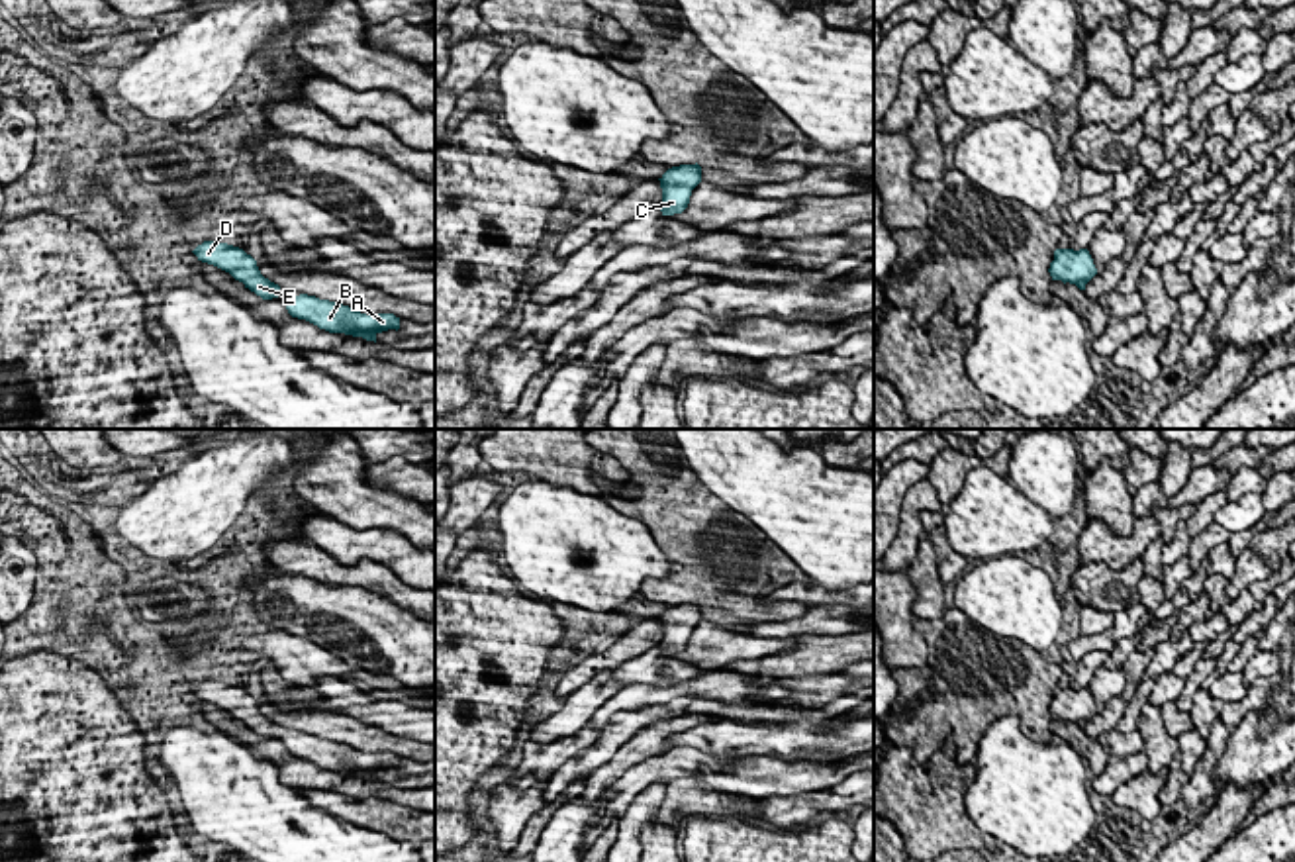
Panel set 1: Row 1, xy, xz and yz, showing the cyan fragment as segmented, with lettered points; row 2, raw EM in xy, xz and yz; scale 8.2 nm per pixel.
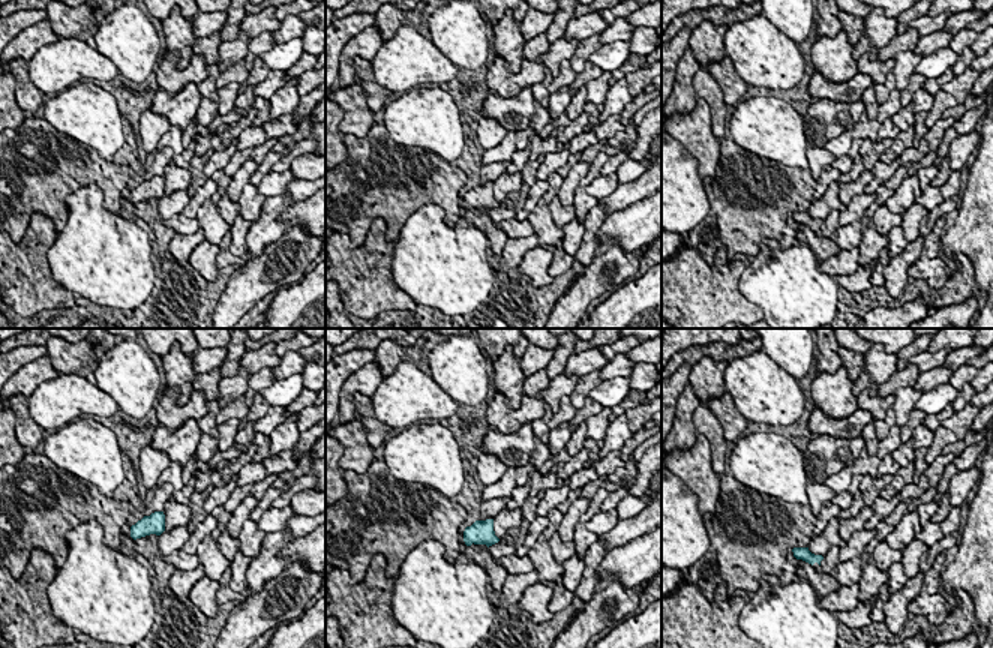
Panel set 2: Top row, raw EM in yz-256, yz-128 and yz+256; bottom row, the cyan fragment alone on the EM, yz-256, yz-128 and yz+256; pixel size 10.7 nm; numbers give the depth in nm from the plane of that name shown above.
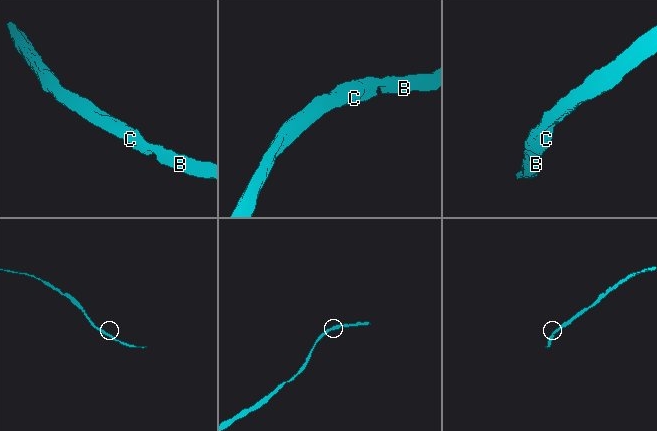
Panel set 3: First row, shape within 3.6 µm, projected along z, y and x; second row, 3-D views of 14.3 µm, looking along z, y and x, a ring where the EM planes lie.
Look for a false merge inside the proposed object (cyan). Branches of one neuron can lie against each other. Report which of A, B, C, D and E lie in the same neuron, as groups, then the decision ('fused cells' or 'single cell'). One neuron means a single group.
groups A B C D E; single cell

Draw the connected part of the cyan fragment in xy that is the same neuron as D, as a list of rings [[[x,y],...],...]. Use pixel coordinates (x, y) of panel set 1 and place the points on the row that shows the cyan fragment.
[[[204,241],[192,253],[198,257],[198,261],[229,272],[263,300],[280,296],[280,286],[264,278],[257,266],[257,261],[239,247]]]

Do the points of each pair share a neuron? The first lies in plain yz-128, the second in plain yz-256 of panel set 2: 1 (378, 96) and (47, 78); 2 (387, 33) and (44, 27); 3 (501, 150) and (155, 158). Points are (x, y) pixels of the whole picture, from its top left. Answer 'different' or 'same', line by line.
1: different
2: different
3: different

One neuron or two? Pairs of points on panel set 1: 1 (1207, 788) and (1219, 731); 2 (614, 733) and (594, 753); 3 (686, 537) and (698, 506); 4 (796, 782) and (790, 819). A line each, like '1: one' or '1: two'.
1: one
2: one
3: one
4: two

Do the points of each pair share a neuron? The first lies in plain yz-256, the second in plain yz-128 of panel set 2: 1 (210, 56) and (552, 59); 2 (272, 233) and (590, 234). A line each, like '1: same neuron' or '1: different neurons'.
1: different neurons
2: same neuron

